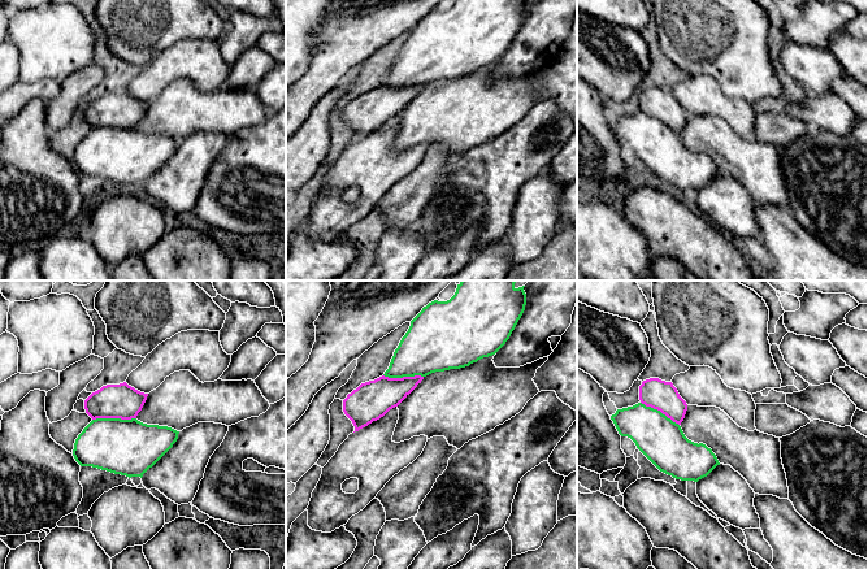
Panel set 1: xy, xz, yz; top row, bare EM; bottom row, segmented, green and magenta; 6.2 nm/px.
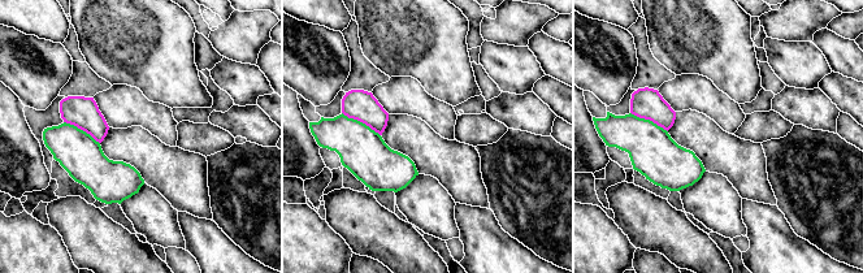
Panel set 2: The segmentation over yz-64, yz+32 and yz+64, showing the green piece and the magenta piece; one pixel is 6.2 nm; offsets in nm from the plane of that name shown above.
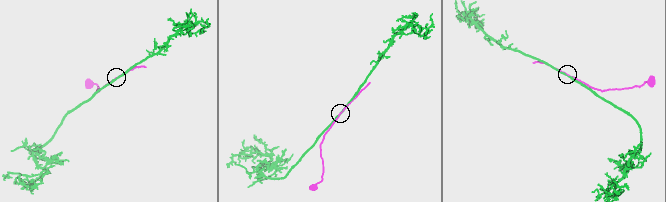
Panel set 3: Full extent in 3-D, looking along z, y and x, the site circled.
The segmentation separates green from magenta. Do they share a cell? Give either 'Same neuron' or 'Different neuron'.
Different neuron

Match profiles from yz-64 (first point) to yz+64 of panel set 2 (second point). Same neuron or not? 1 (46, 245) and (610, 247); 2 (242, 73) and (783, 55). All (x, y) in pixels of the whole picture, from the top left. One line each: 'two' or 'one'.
1: one
2: one

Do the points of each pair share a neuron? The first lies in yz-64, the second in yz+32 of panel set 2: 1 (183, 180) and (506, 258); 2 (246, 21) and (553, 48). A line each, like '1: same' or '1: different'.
1: different
2: different

